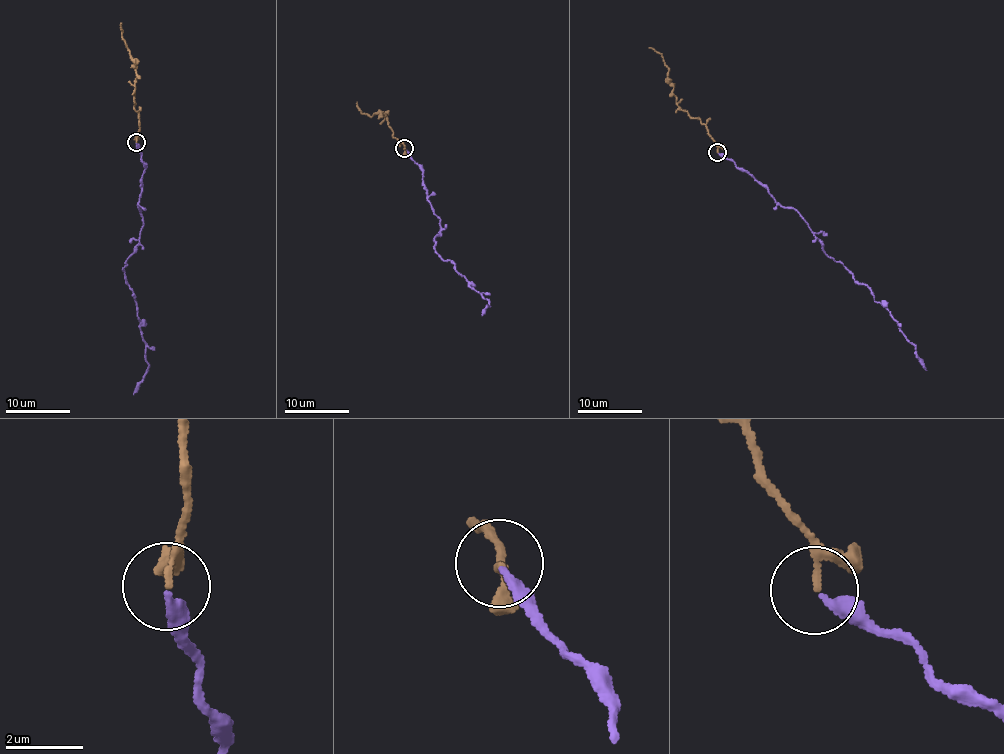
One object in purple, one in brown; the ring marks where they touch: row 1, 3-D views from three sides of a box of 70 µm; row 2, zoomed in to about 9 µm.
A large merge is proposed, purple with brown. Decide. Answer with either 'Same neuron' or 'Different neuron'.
Same neuron

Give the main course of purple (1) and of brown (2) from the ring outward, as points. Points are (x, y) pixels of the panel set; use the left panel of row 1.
1: (136, 142), (145, 166), (137, 205), (143, 223), (138, 246), (123, 270), (137, 302), (148, 364), (134, 394)
2: (136, 142), (138, 117), (134, 88), (137, 74), (122, 23)

